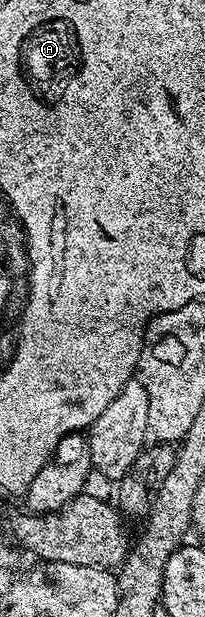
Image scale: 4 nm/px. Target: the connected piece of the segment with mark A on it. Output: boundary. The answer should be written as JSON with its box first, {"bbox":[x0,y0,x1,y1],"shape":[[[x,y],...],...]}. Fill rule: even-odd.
{"bbox":[17,16,85,108],"shape":[[[45,16],[45,20],[37,20],[17,43],[17,76],[21,76],[25,92],[29,92],[29,97],[41,104],[41,108],[59,107],[61,100],[65,100],[65,92],[69,92],[69,84],[81,76],[81,68],[85,68],[85,48],[81,48],[77,24],[65,20],[65,16]]]}

